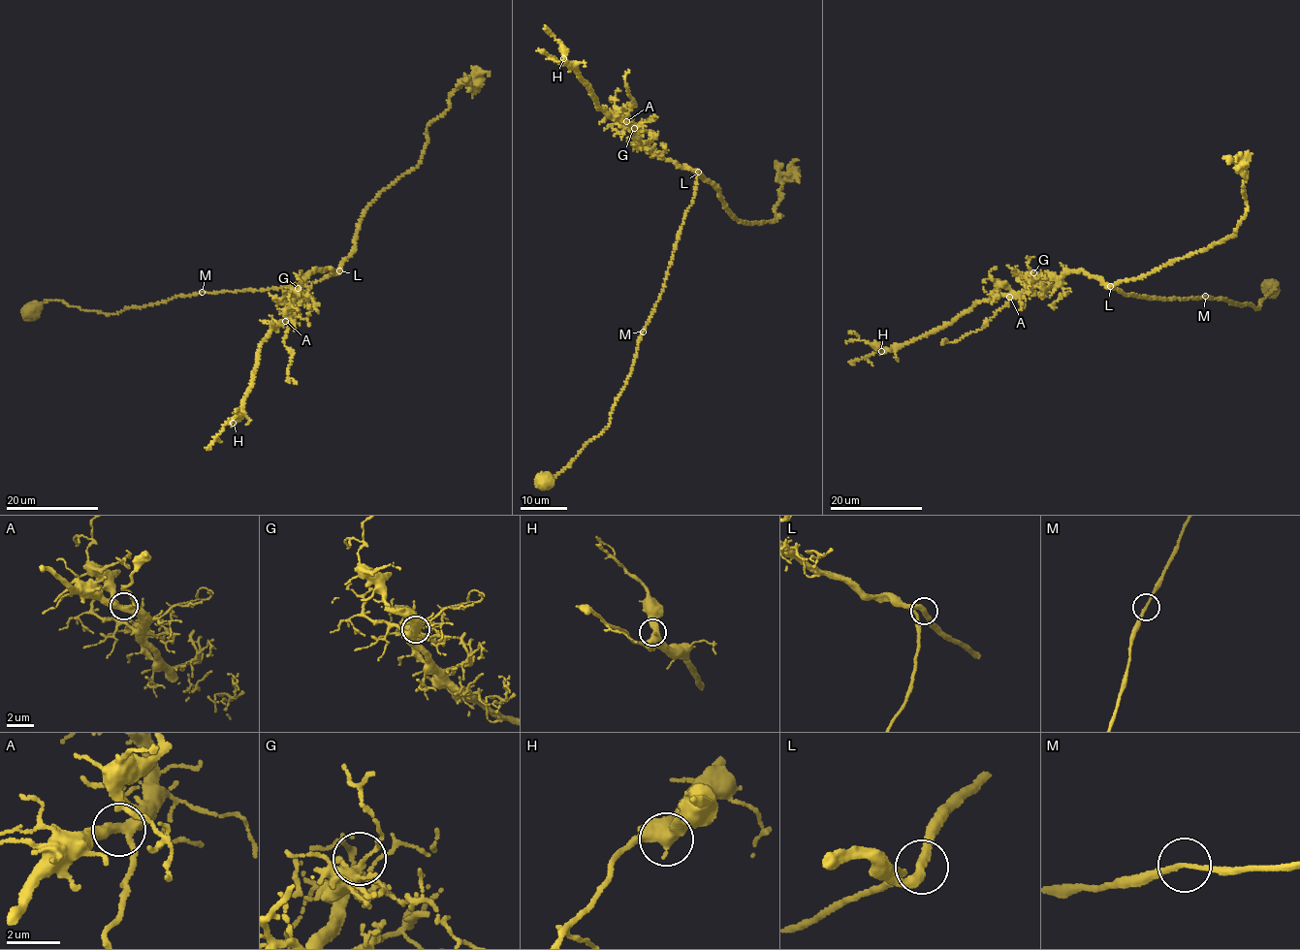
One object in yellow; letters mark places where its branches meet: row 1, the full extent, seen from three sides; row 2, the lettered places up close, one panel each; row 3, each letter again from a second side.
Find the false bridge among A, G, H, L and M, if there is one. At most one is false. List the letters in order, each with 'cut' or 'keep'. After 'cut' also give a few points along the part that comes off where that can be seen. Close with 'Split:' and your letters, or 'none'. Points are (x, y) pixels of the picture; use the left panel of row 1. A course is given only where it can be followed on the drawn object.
A: keep
G: keep
H: keep
L: keep
M: keep
Split: none

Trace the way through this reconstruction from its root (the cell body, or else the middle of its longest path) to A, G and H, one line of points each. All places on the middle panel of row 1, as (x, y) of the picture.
A: (546, 482), (607, 427), (633, 364), (639, 338), (662, 291), (695, 190), (696, 174), (653, 154), (626, 121)
G: (546, 482), (607, 427), (639, 338), (662, 291), (695, 190), (696, 174), (650, 152), (634, 128)
H: (546, 482), (607, 427), (697, 182), (691, 170), (653, 154), (630, 124), (600, 109), (563, 58)

